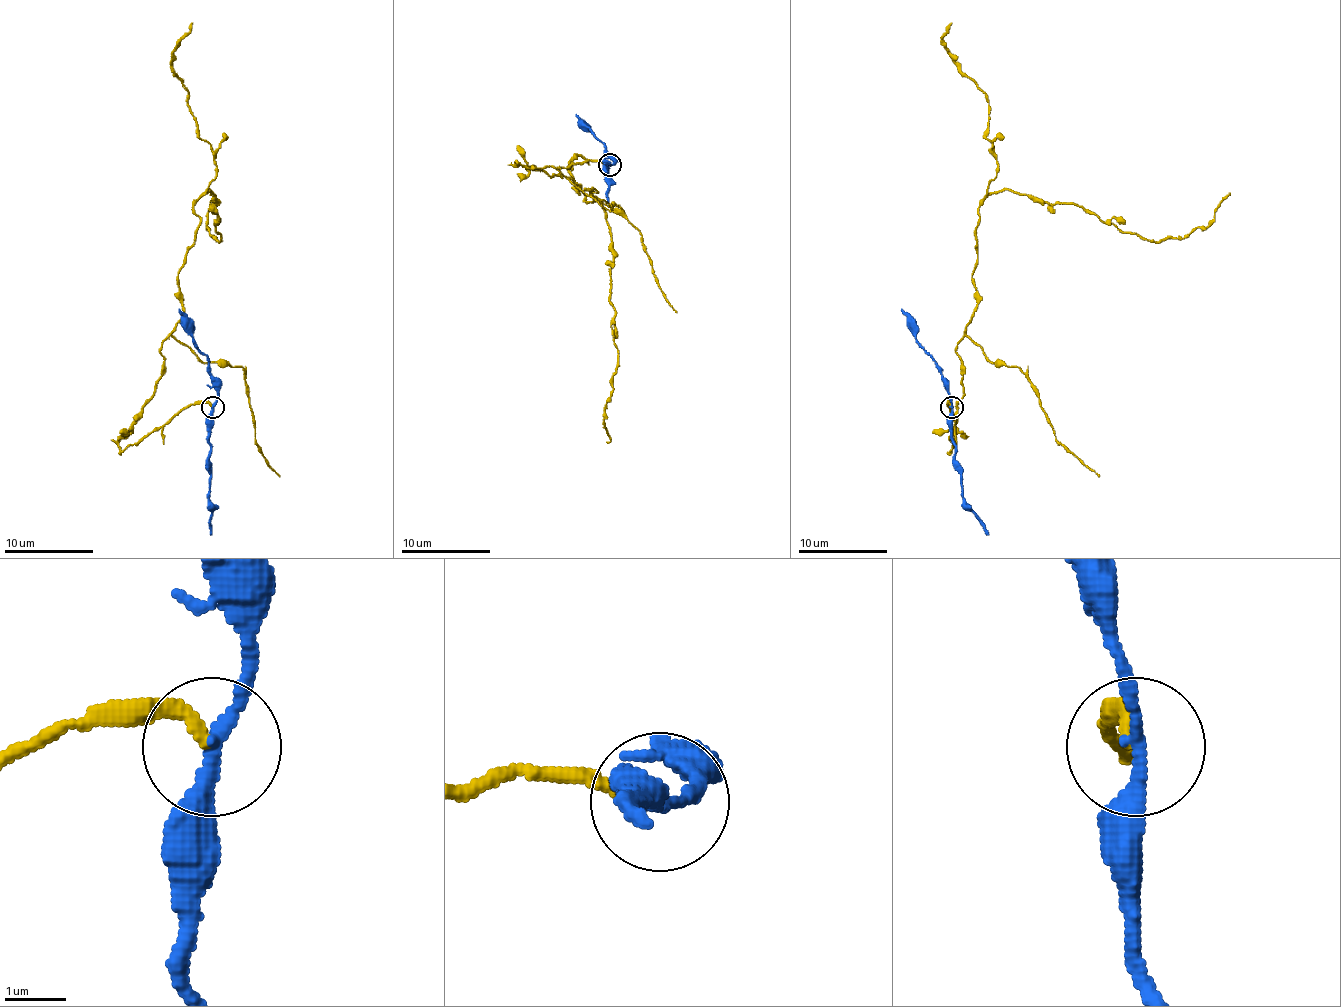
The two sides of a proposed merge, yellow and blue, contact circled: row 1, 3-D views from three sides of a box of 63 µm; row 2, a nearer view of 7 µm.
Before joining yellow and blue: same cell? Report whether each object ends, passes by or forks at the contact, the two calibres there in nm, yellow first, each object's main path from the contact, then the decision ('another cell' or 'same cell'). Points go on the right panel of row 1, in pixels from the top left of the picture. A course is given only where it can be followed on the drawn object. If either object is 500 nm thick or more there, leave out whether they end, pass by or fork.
yellow ends | blue passes by | 240/200 nm | yellow via (952, 407), (952, 449), (990, 194), (1077, 203), (1160, 241), (1207, 225), (1229, 192) | blue via (952, 407), (954, 469), (961, 476), (963, 503), (988, 534) | another cell

